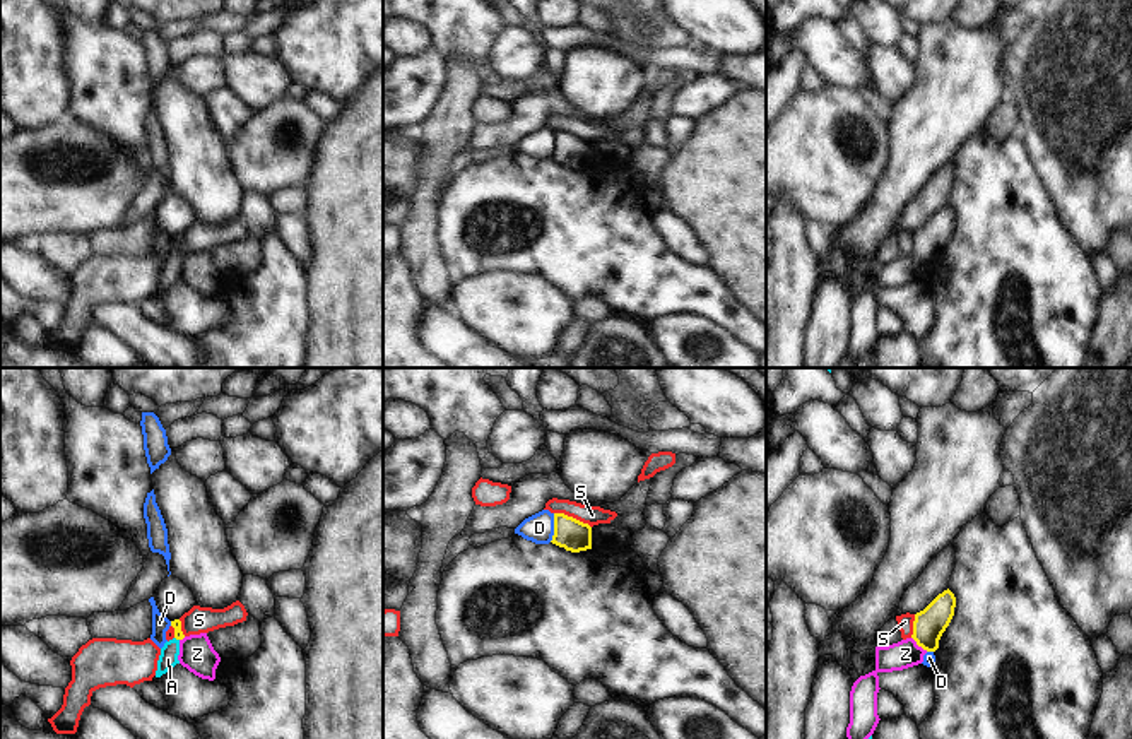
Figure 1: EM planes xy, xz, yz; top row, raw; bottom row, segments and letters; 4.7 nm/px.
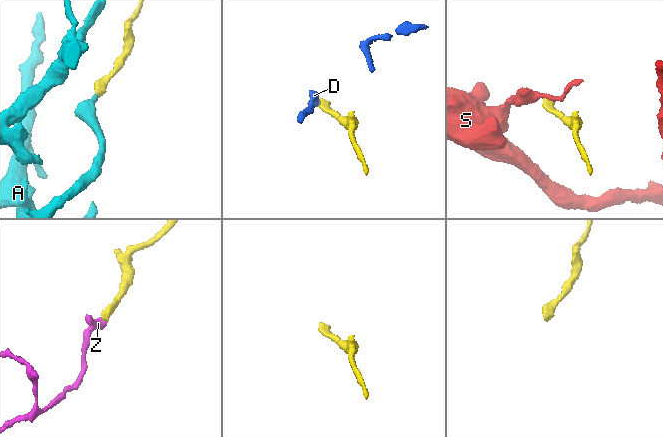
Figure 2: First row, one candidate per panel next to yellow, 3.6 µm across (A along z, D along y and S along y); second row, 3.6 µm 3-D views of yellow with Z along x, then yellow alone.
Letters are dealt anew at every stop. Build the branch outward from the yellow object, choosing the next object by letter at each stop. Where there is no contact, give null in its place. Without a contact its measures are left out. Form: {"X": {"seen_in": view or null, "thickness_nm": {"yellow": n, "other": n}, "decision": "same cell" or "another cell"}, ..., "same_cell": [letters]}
{"A": {"seen_in": "xy", "thickness_nm": {"yellow": 50, "other": 90}, "decision": "same cell"}, "D": {"seen_in": "xz", "thickness_nm": {"yellow": 150, "other": 140}, "decision": "another cell"}, "S": {"seen_in": "xz", "thickness_nm": {"yellow": 150, "other": 90}, "decision": "another cell"}, "Z": {"seen_in": "yz", "thickness_nm": {"yellow": 150, "other": 130}, "decision": "another cell"}, "same_cell": ["A"]}

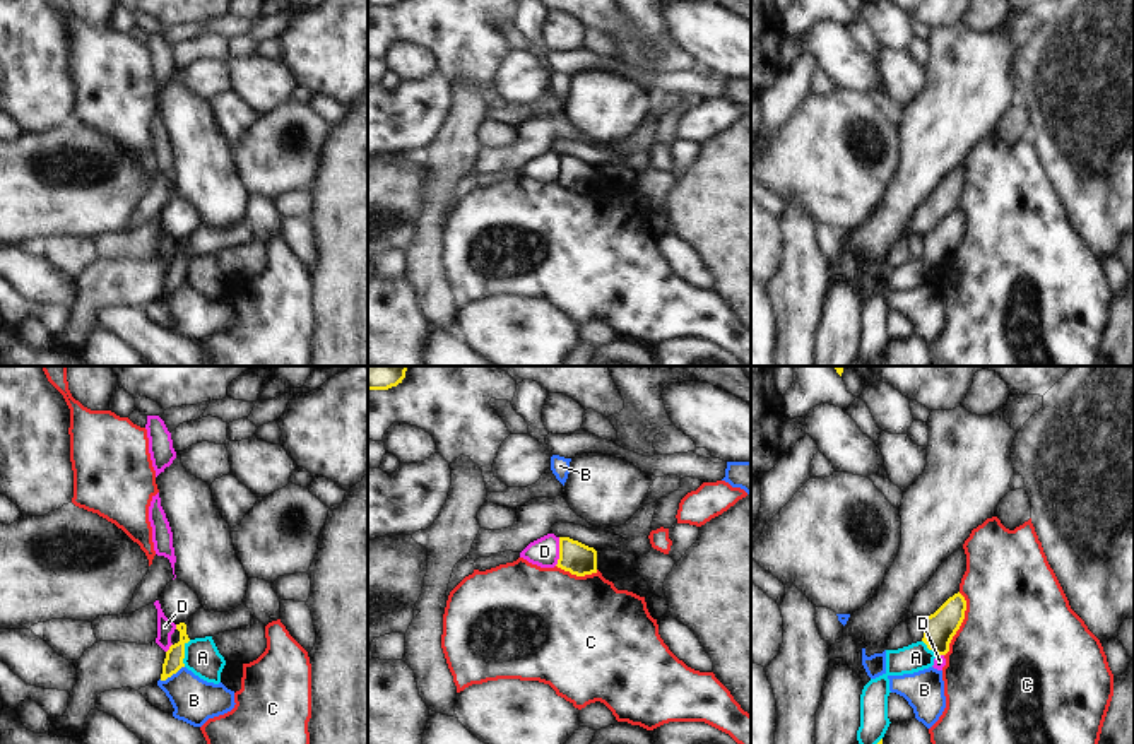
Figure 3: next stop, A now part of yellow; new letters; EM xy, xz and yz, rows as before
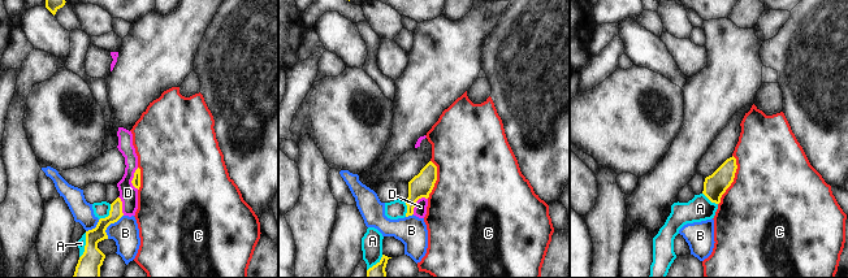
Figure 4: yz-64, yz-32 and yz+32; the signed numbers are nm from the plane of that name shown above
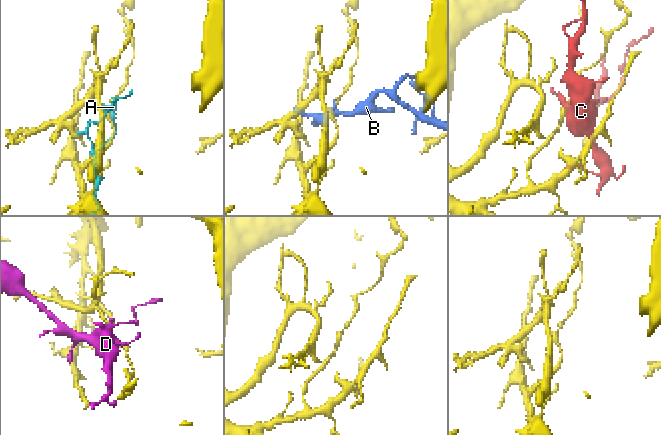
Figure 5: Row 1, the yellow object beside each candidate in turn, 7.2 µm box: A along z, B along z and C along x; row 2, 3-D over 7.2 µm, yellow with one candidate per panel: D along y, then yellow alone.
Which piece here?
{"A": {"seen_in": "xy", "thickness_nm": {"yellow": 90, "other": 160}, "decision": "another cell"}, "B": {"seen_in": "xy", "thickness_nm": {"yellow": 90, "other": 200}, "decision": "another cell"}, "C": {"seen_in": "yz", "thickness_nm": {"yellow": 150, "other": 500}, "decision": "another cell"}, "D": {"seen_in": "xz", "thickness_nm": {"yellow": 150, "other": 140}, "decision": "another cell"}, "same_cell": []}

